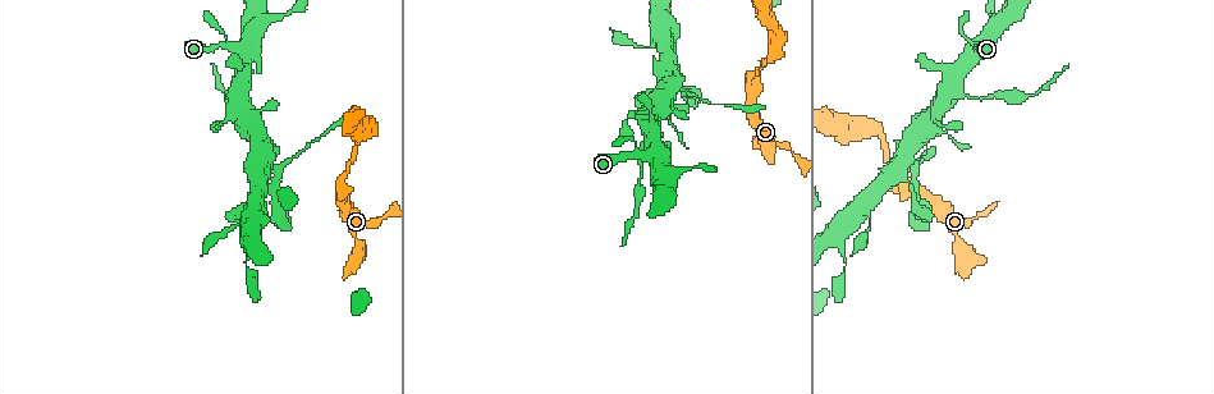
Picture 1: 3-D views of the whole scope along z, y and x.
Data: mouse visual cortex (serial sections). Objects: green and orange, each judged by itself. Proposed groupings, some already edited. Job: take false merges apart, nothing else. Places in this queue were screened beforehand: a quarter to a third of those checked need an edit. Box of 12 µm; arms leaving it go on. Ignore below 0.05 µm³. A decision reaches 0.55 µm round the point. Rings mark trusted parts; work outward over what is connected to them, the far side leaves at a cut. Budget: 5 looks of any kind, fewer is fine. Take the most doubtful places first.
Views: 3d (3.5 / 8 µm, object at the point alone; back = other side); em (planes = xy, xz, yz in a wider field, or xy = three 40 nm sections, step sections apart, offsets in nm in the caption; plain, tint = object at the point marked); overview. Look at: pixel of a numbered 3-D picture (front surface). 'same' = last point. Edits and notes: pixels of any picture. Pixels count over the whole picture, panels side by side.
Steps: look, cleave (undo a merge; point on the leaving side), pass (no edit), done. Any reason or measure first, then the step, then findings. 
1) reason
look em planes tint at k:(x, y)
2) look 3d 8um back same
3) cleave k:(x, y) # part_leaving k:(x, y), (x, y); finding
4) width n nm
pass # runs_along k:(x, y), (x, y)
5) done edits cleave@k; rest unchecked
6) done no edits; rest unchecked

abrupt turn
look em planes tint at 1:(681, 91)

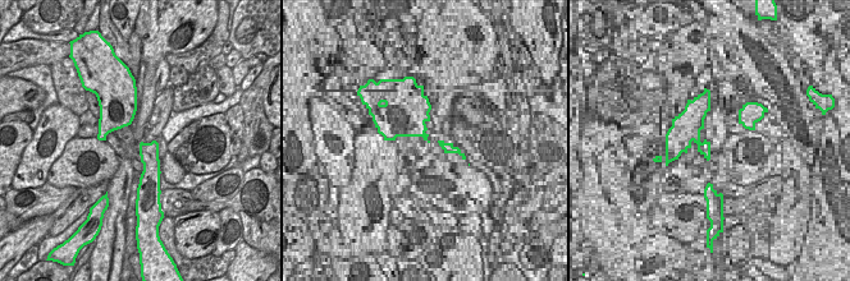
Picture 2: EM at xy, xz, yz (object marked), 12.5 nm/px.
see where the arms go
look 3d 3.5um same

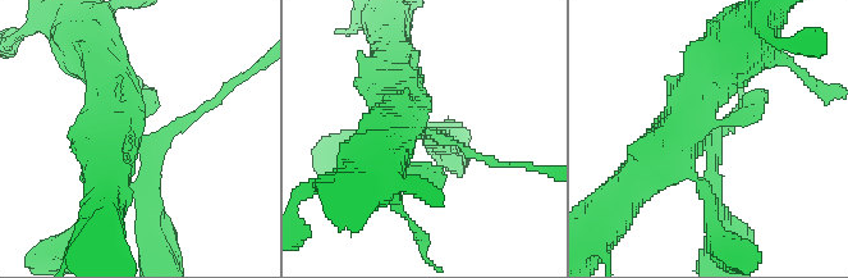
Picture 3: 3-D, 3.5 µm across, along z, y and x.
cleave 3:(154, 201) # part_leaving 3:(147, 153), (147, 204), (156, 259); two cells meet here

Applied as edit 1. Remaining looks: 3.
three arms meet
look 3d 3.5um at 1:(246, 209)

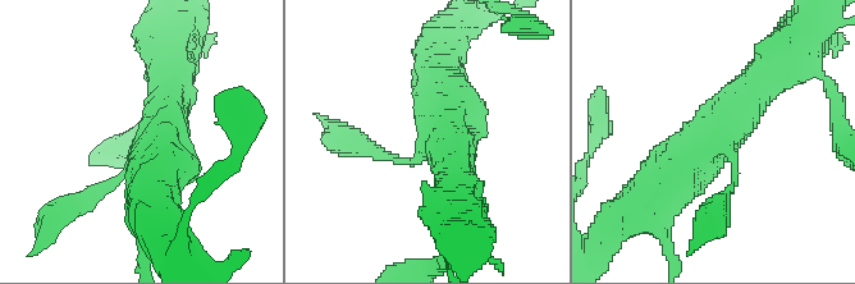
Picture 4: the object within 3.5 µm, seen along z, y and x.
arms 3; arm_widths 100, 500, 600 nm; need the tissue
look em xy step 2 tint at 4:(724, 142)

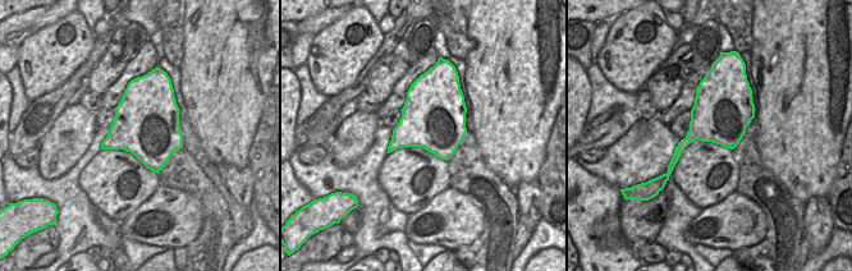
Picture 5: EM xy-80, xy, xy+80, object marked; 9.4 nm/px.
pass # runs_along 4:(776, 68), (654, 193); continuous, no second cell

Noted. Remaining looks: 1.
done edits cleave@3; rest unchecked

